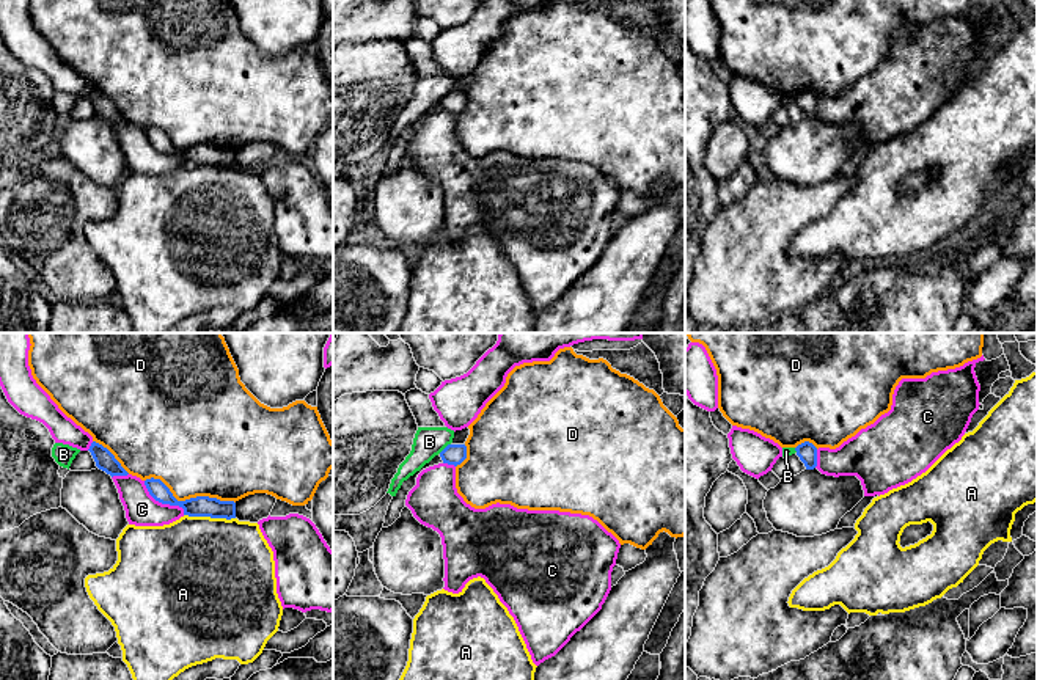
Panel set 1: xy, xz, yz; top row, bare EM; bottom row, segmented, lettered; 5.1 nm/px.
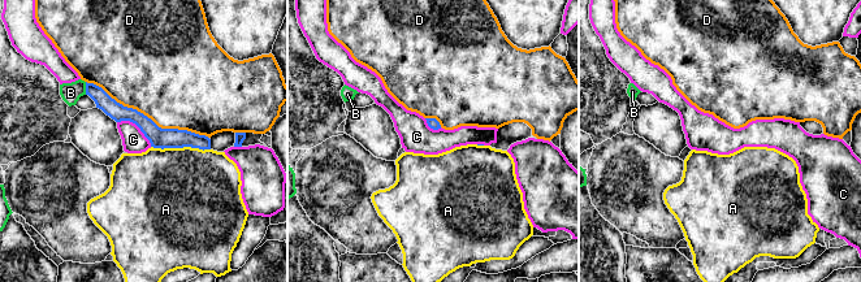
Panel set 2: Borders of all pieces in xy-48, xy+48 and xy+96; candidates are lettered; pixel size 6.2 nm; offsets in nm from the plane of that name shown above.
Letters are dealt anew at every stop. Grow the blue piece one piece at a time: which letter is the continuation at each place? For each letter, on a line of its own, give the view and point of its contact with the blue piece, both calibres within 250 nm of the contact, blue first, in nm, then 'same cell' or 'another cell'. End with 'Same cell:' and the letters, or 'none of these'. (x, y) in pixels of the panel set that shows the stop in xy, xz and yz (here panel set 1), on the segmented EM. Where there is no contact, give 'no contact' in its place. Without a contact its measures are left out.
A: xy (209, 515) | 110/480 nm | another cell
B: xz (445, 448) | 110/160 nm | another cell
C: xy (162, 503) | 110/170 nm | another cell
D: xy (189, 500) | 110/460 nm | another cell
Same cell: none of these

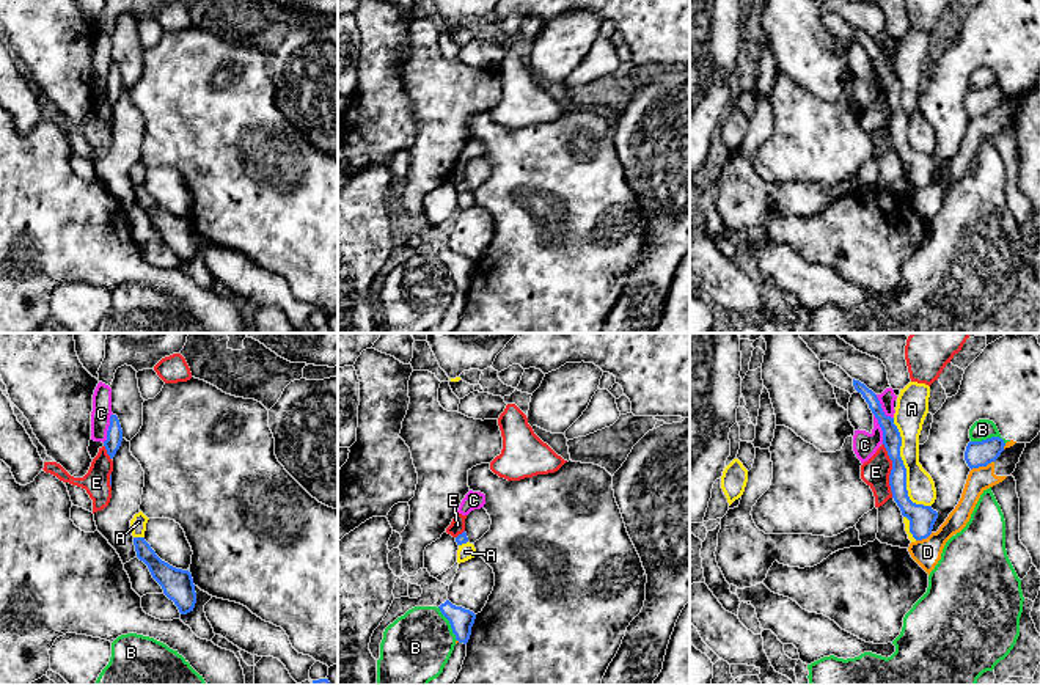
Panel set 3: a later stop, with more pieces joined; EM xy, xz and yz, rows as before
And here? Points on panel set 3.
A: yz (905, 468) | 110/140 nm | another cell
B: yz (987, 439) | 130/110 nm | another cell
C: yz (882, 429) | 100/130 nm | another cell
D: yz (982, 465) | 130/120 nm | another cell
E: yz (891, 470) | 100/150 nm | another cell
Same cell: none of these

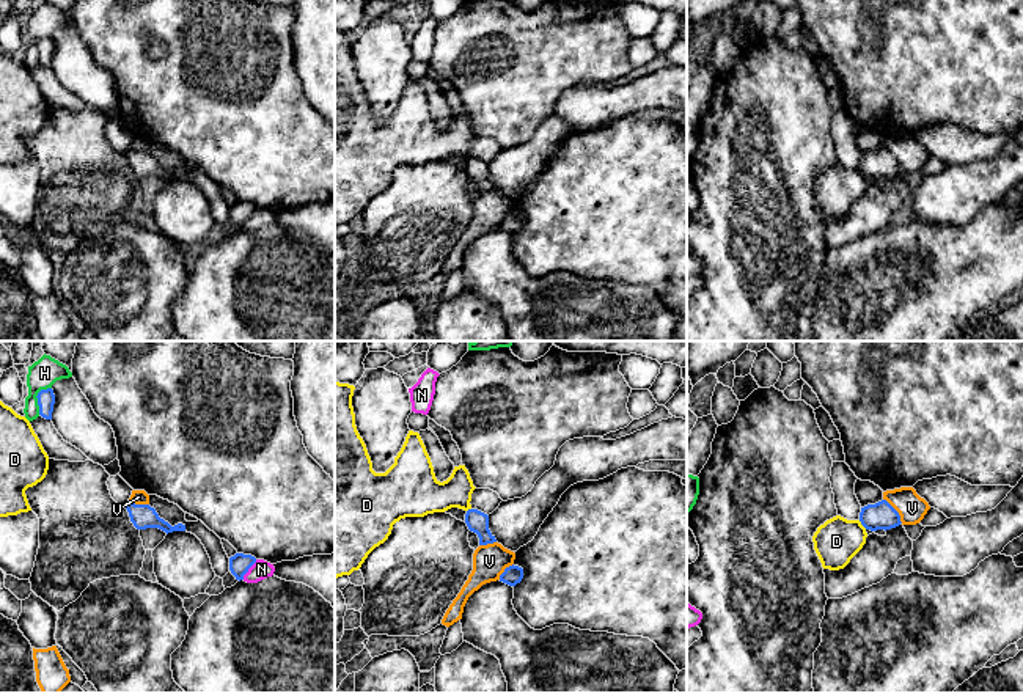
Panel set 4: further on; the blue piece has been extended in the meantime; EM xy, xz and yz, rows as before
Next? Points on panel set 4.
D: yz (863, 525) | 140/220 nm | another cell
H: xy (36, 396) | 90/150 nm | another cell
N: xy (249, 568) | 110/100 nm | another cell
V: yz (896, 511) | 140/150 nm | another cell
Same cell: none of these

